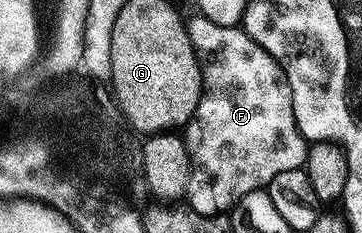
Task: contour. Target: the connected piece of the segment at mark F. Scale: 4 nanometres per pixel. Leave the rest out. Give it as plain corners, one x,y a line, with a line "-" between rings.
195,16
194,19
189,19
186,22
186,32
190,37
190,44
198,57
198,64
202,69
202,95
193,118
184,127
184,137
186,139
186,147
188,148
188,156
190,157
190,175
188,176
185,201
188,203
189,209
194,210
198,214
222,216
233,210
234,205
241,198
248,196
248,192
267,189
270,182
276,180
276,176
280,176
280,172
292,172
293,170
303,169
306,164
308,143
298,130
296,116
292,112
292,88
288,84
280,64
272,55
264,52
264,48
260,48
260,44
256,44
256,40
252,40
252,36
248,36
241,25
221,26
207,18

